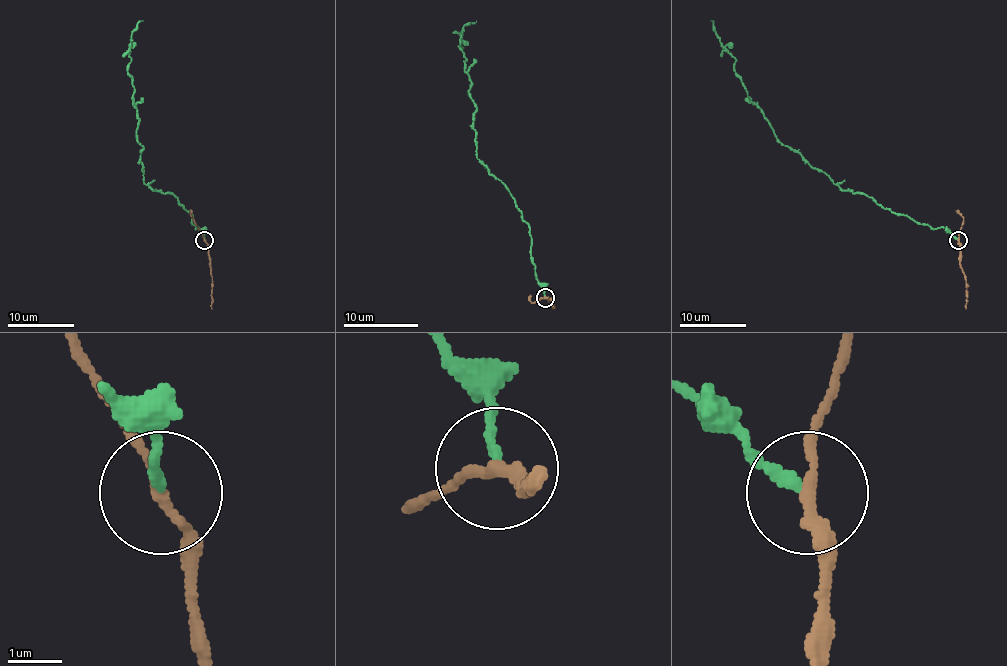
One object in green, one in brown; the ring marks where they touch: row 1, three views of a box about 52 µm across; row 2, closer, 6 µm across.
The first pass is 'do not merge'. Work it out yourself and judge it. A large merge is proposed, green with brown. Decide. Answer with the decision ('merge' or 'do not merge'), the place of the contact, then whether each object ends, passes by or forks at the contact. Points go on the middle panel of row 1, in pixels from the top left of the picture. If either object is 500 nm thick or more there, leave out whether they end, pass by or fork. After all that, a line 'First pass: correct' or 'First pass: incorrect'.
do not merge; at (545, 297); green ends there; brown passes by
First pass: correct

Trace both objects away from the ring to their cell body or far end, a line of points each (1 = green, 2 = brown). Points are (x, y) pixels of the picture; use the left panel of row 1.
1: (204, 240), (192, 215), (172, 194), (153, 190), (144, 180), (133, 77), (128, 71), (131, 34), (143, 21)
2: (204, 240), (212, 278), (212, 308)

